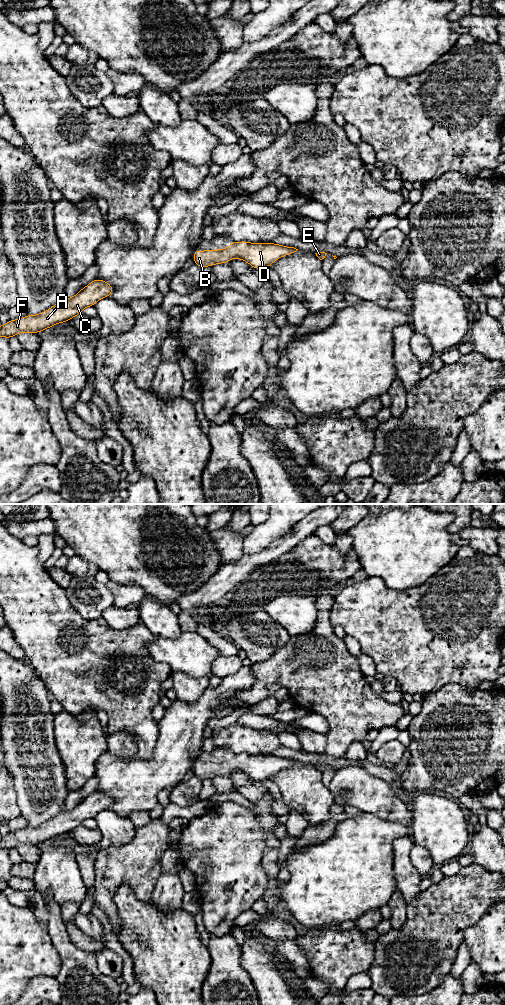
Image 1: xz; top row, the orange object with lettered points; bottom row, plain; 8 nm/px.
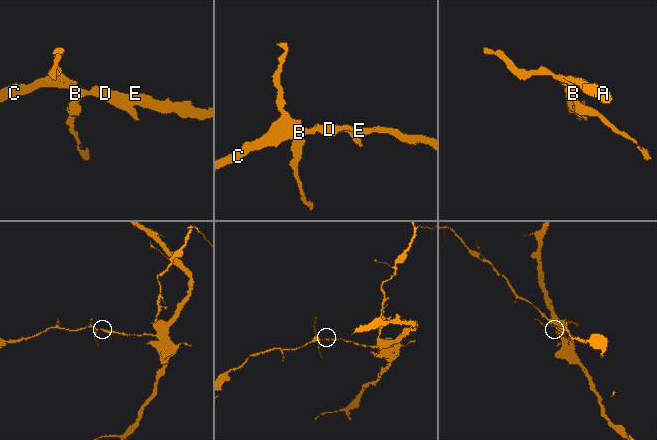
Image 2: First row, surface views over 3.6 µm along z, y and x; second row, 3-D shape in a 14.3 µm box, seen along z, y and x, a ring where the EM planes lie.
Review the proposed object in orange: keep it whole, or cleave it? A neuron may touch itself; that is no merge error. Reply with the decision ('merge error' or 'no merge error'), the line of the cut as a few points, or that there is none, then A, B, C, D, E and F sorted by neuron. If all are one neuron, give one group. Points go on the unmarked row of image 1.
no merge error | no cut | A B C D E F

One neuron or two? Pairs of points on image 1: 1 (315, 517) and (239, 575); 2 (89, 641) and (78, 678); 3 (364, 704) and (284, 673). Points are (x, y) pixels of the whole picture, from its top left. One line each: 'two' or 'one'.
1: one
2: one
3: one

